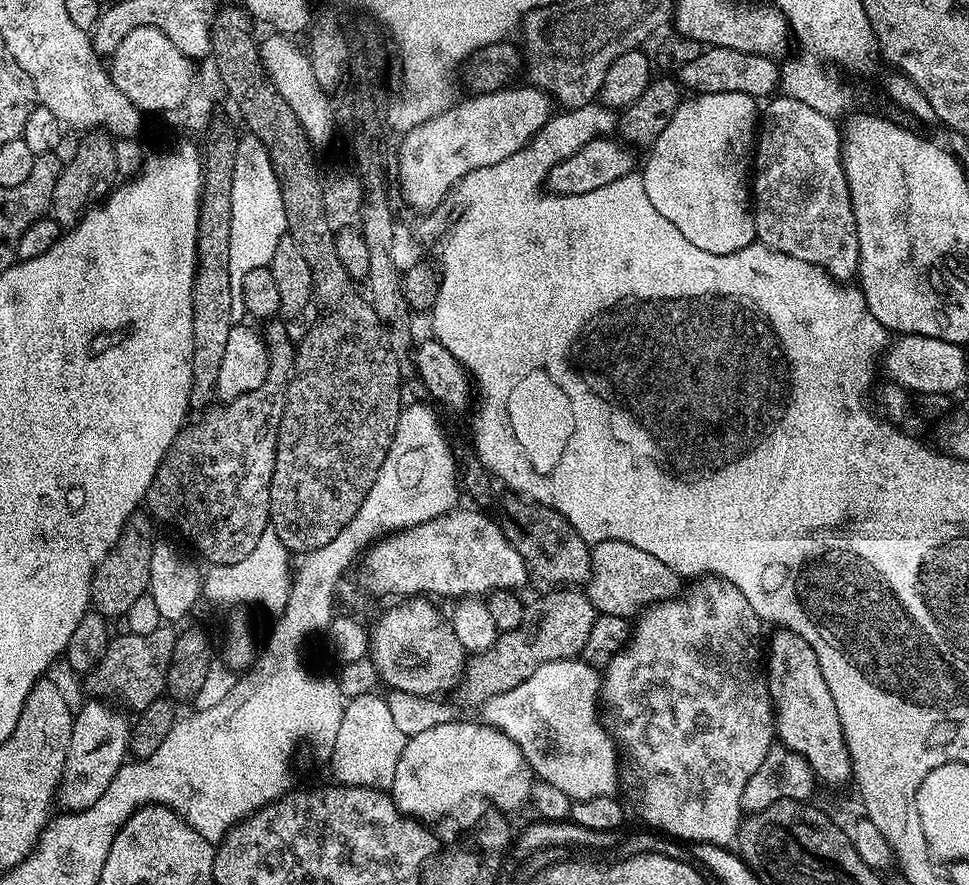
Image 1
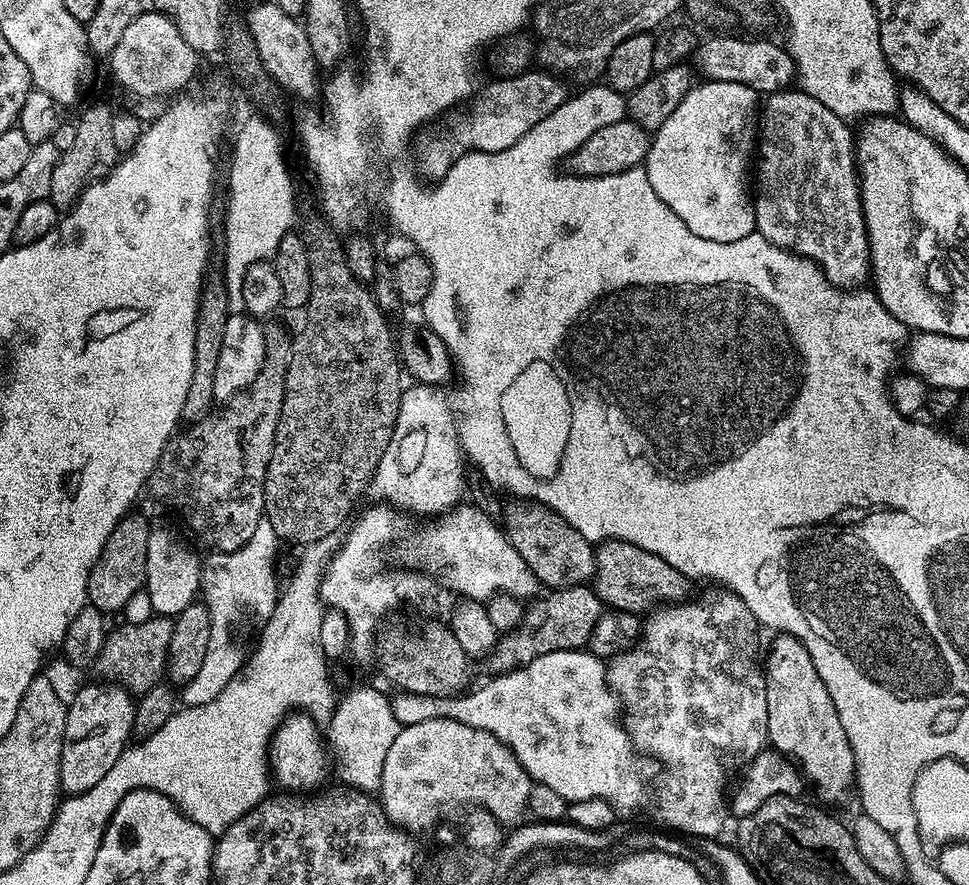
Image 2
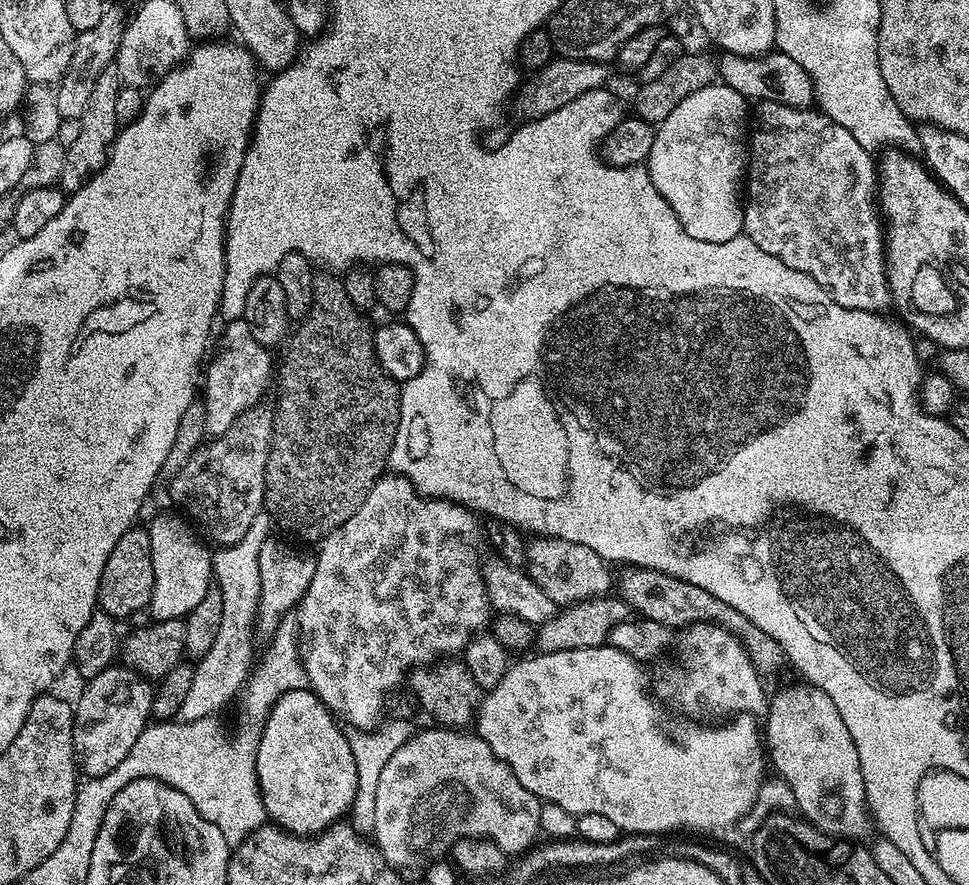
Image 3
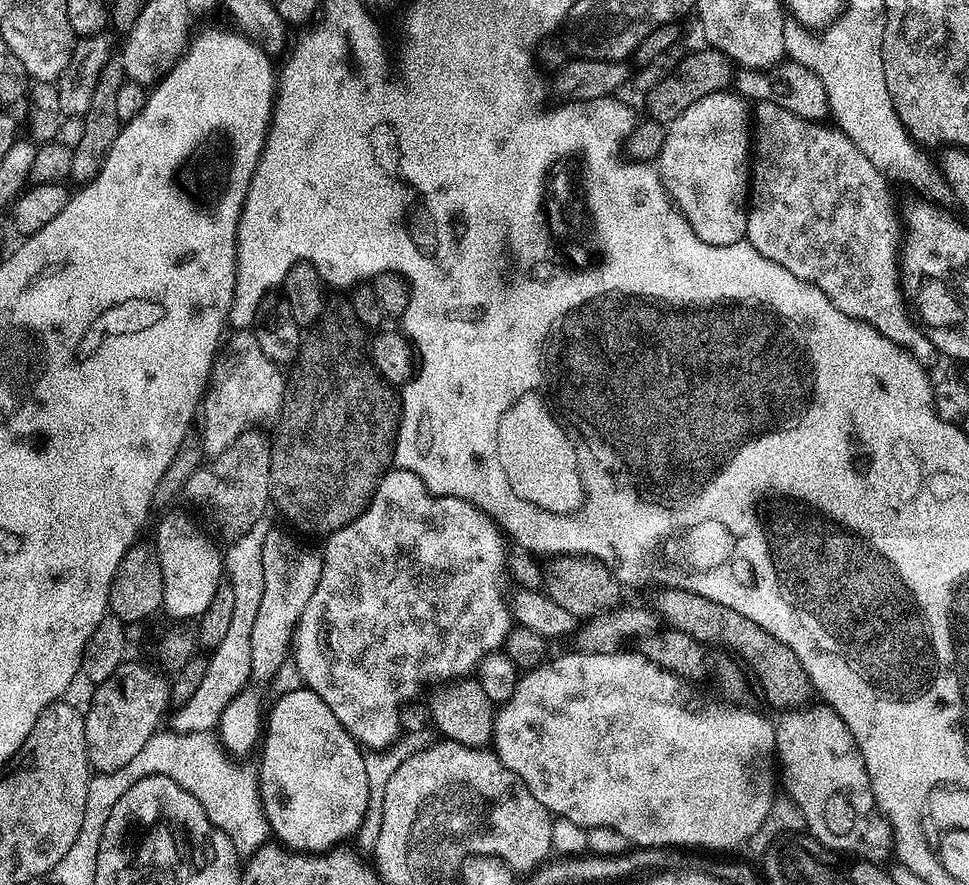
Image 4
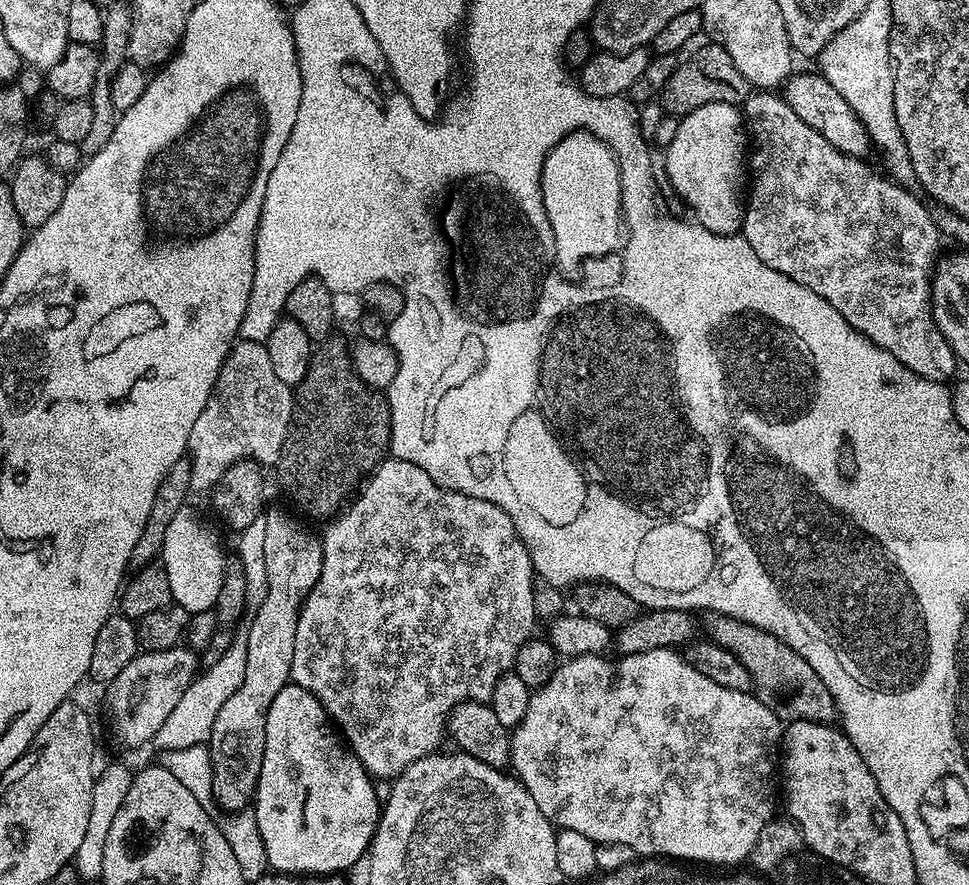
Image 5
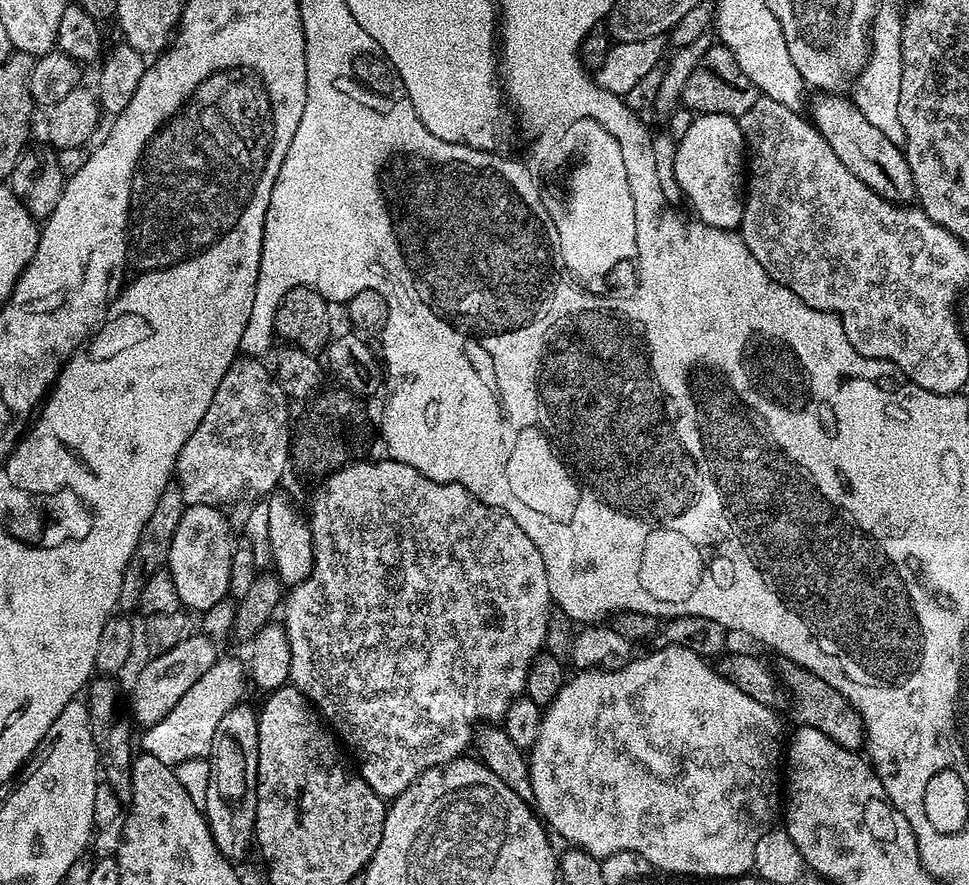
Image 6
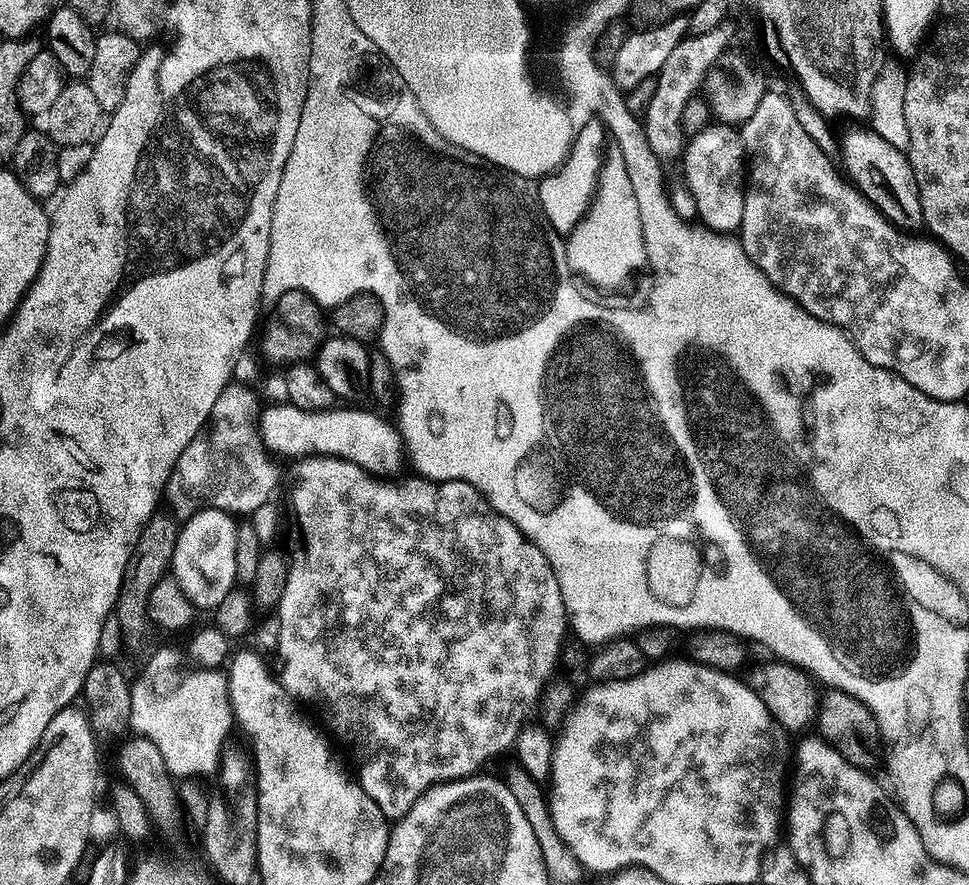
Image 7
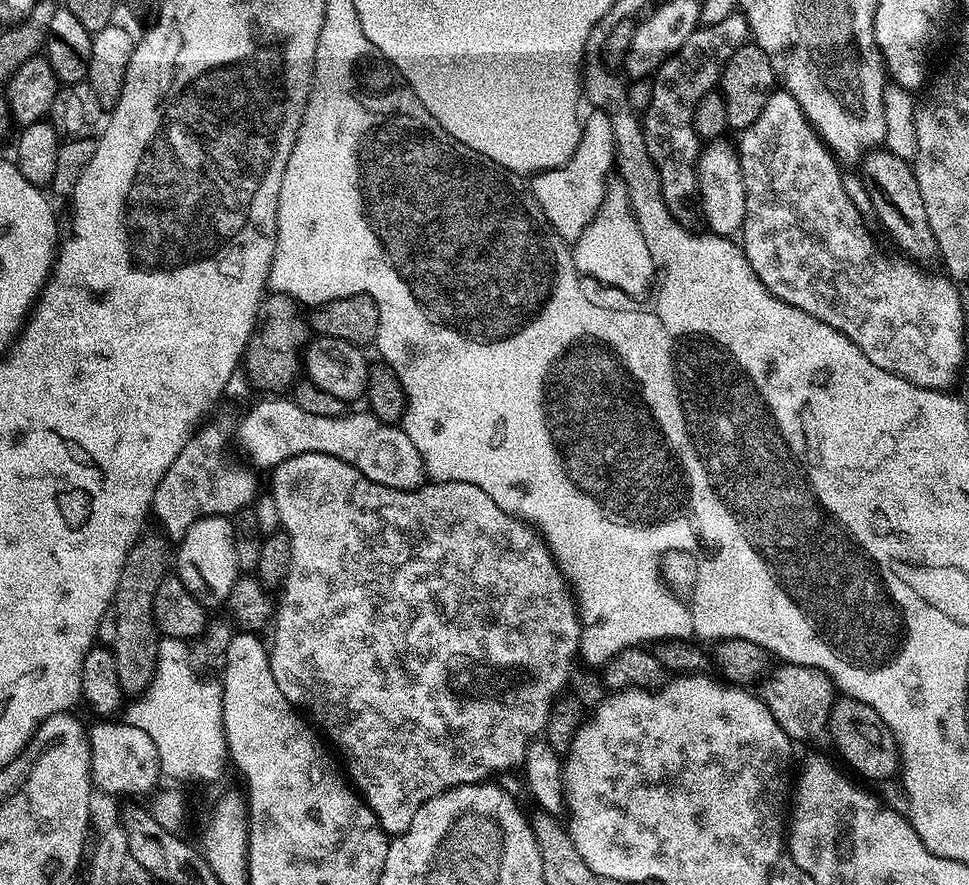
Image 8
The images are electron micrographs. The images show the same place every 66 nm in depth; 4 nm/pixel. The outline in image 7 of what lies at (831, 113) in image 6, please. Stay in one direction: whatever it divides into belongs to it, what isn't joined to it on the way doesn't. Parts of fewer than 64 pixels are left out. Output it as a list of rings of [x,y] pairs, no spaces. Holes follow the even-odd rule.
[[[864,126],[864,128],[852,128],[845,136],[842,136],[842,139],[839,141],[838,156],[840,160],[844,159],[842,168],[846,173],[847,179],[855,184],[857,190],[859,190],[887,220],[895,224],[896,227],[905,230],[916,230],[923,225],[924,215],[922,214],[922,202],[918,194],[918,182],[914,178],[914,170],[910,166],[908,153],[905,149],[890,146],[890,142],[886,142],[886,138],[882,138],[879,134],[872,131],[871,127]]]

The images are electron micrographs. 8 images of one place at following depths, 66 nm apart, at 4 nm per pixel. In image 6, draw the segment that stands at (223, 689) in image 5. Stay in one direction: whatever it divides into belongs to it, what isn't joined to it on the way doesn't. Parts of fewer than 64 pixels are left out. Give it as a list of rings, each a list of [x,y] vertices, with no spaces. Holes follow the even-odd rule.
[[[217,658],[210,670],[179,699],[178,704],[157,724],[145,727],[139,733],[138,744],[145,753],[158,762],[170,765],[181,764],[187,760],[203,760],[211,750],[211,739],[218,722],[232,707],[241,703],[246,685],[246,668],[236,660]]]

